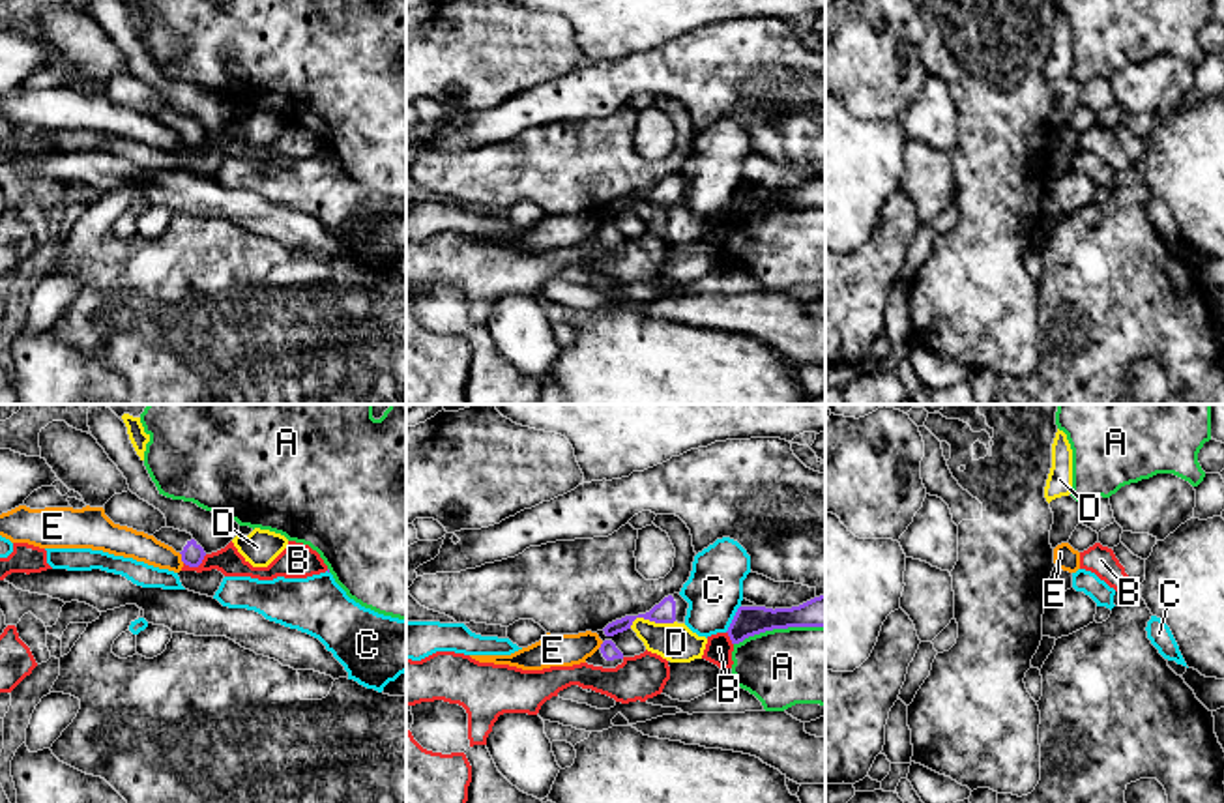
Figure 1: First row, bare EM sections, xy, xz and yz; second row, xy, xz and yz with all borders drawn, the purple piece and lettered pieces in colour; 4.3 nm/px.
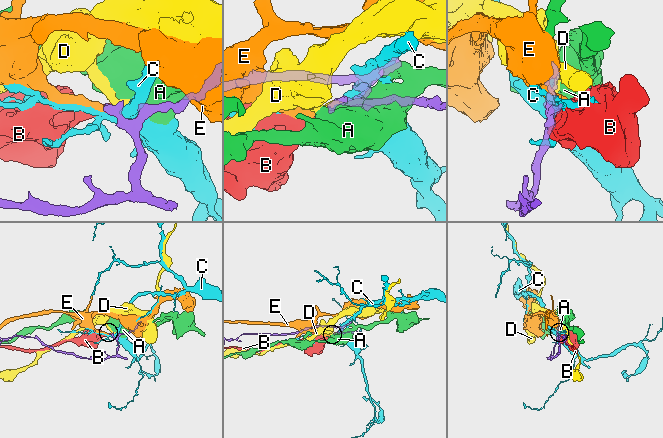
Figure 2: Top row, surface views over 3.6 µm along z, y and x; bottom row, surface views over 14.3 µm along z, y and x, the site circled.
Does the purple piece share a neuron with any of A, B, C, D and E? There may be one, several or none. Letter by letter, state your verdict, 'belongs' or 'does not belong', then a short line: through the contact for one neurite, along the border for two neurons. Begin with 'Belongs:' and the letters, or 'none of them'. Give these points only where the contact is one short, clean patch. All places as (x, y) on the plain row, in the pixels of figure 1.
Belongs: none of them
A: does not belong
B: does not belong
C: does not belong
D: does not belong; line xz (674, 201), (650, 203), (637, 199), (629, 208)
E: does not belong; line xy (178, 133), (184, 143)

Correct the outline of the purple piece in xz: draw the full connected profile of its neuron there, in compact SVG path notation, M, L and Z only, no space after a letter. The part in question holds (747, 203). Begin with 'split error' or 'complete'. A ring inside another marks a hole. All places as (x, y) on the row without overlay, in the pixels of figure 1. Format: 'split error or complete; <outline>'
complete; M825 174L792 189L739 187L728 217L739 225L749 217L788 208L825 208Z

